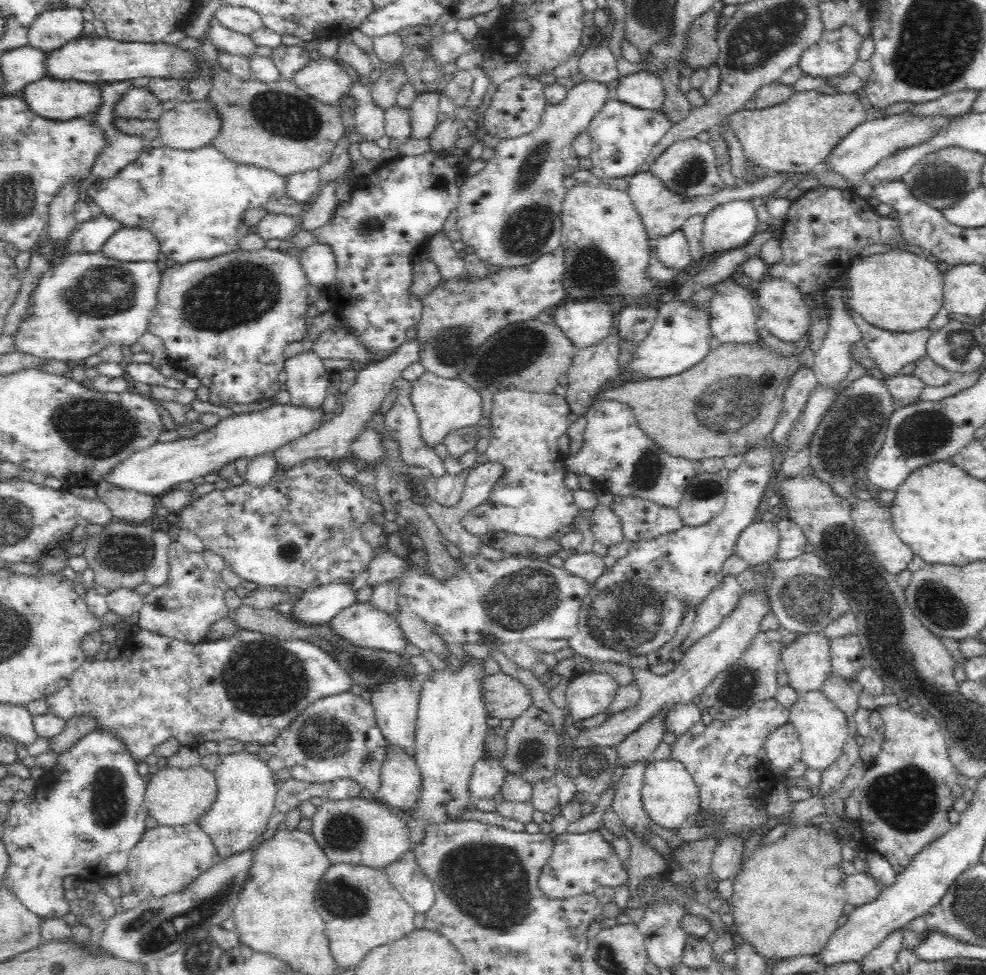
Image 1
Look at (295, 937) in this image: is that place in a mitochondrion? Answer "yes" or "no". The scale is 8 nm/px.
no

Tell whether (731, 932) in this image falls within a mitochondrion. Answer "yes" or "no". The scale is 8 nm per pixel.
no

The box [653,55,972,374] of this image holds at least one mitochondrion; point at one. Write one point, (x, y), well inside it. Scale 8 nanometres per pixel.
(944, 181)

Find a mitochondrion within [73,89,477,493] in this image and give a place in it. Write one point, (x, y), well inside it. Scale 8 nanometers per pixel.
(239, 294)

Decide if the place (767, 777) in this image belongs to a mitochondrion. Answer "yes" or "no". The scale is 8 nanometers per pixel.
no

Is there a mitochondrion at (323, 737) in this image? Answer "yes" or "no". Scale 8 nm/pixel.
yes

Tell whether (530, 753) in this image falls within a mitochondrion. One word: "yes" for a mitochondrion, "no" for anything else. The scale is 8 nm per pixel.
yes

